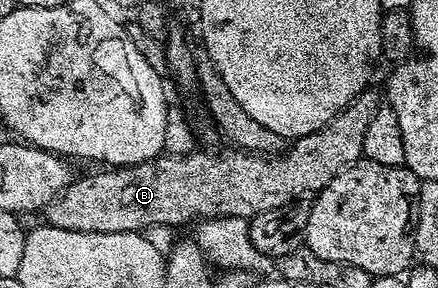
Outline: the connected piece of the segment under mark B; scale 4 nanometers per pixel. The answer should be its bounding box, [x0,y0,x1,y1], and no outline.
[43,87,383,233]

